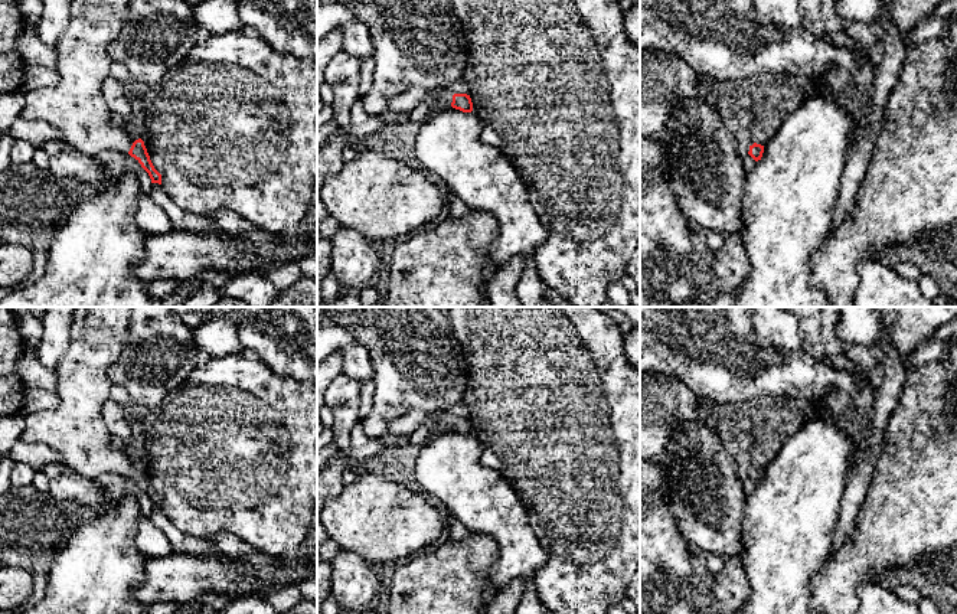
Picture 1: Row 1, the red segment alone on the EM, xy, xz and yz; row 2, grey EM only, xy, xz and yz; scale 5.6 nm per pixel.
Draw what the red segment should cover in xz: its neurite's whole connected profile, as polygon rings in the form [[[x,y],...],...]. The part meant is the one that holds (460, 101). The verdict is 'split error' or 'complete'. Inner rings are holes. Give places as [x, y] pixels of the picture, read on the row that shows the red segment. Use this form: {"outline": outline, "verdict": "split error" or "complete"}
{"outline": [[[412,88],[401,95],[396,95],[386,101],[389,111],[395,114],[406,114],[411,112],[422,102],[431,101],[434,104],[434,110],[445,110],[453,107],[463,112],[473,111],[473,102],[470,95],[467,94],[454,94],[448,88],[440,89],[422,89],[422,88]]], "verdict": "split error"}

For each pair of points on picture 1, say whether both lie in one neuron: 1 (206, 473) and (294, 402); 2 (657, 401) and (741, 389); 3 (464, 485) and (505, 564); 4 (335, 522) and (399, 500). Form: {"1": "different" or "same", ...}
{"1": "same", "2": "different", "3": "same", "4": "same"}

